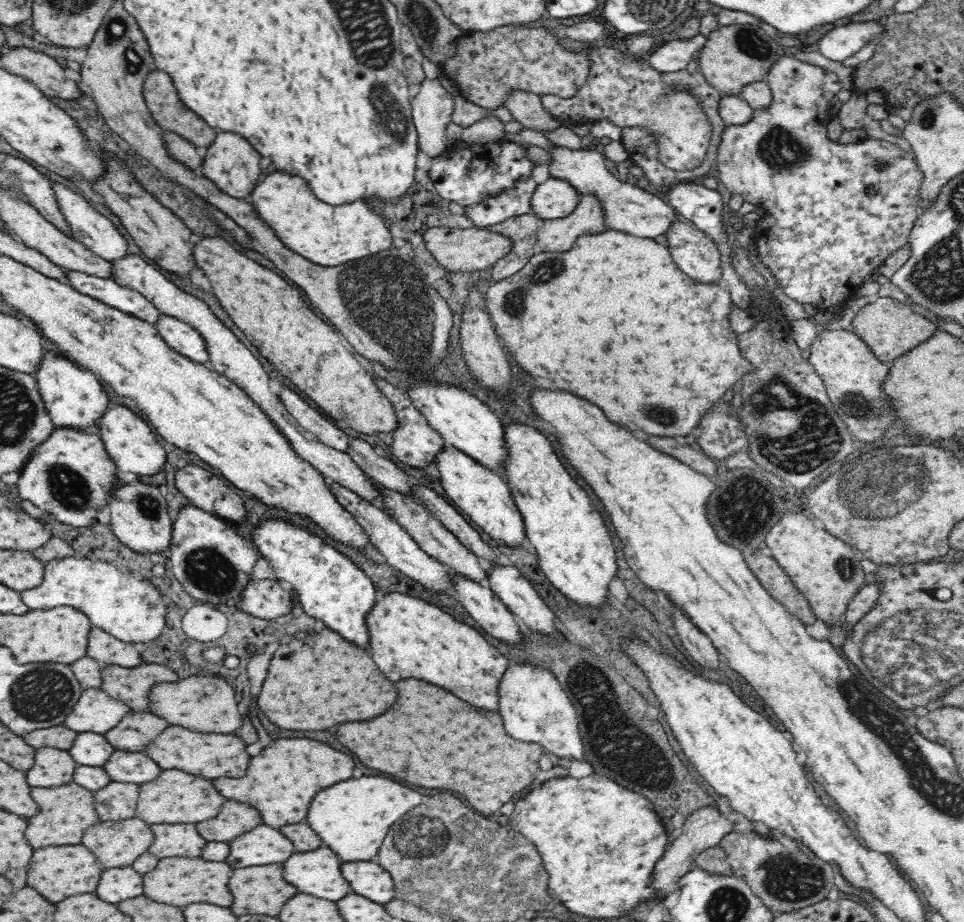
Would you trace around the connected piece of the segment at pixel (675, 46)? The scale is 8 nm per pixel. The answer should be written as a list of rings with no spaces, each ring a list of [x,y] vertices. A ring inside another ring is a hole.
[[[698,34],[694,38],[672,40],[648,55],[648,63],[662,72],[676,72],[686,69],[694,54],[704,47],[708,38]]]

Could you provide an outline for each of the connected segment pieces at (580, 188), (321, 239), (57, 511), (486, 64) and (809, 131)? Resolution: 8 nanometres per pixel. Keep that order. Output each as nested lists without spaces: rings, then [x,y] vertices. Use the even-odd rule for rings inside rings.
[[[554,145],[549,148],[551,162],[548,163],[550,177],[570,183],[580,195],[593,194],[601,202],[605,226],[640,238],[655,238],[669,229],[676,218],[676,210],[659,197],[656,190],[644,190],[626,180],[616,178],[606,168],[605,157],[596,150],[571,150]]]
[[[276,170],[256,185],[249,200],[287,248],[322,266],[355,261],[392,246],[393,238],[385,217],[372,209],[370,201],[356,199],[332,206],[312,194],[300,176],[290,178],[290,174]]]
[[[56,427],[28,457],[21,468],[17,488],[24,500],[56,516],[64,524],[87,527],[96,519],[97,512],[107,505],[108,493],[119,481],[117,466],[104,448],[102,439],[82,429]]]
[[[518,24],[493,28],[490,32],[470,31],[460,38],[456,56],[451,57],[440,67],[440,72],[455,83],[459,94],[474,105],[487,110],[504,107],[507,95],[514,90],[532,92],[536,95],[556,95],[564,99],[575,96],[585,85],[589,75],[591,48],[579,52],[566,51],[557,42],[556,35],[550,34],[544,27],[528,28]]]
[[[779,58],[768,69],[765,80],[771,88],[772,102],[766,110],[754,110],[752,118],[741,125],[728,125],[721,132],[720,146],[718,146],[717,168],[719,170],[719,179],[724,184],[728,194],[736,193],[742,196],[744,202],[750,202],[755,206],[762,206],[766,213],[760,217],[757,222],[760,228],[759,242],[757,244],[757,254],[761,262],[770,268],[772,275],[782,287],[786,296],[793,298],[800,304],[814,305],[818,310],[830,310],[833,314],[841,314],[844,307],[842,303],[856,296],[858,289],[868,282],[869,278],[890,255],[896,253],[899,248],[902,248],[908,242],[910,230],[918,220],[920,211],[917,206],[917,196],[920,185],[924,180],[921,170],[917,167],[915,155],[907,154],[902,148],[896,144],[892,144],[888,140],[879,140],[865,138],[855,143],[841,144],[838,141],[828,139],[826,125],[832,117],[830,114],[833,106],[830,104],[830,99],[842,90],[842,83],[836,76],[836,73],[828,72],[828,69],[808,64],[801,58]],[[877,186],[875,195],[868,195],[866,190],[870,187]]]

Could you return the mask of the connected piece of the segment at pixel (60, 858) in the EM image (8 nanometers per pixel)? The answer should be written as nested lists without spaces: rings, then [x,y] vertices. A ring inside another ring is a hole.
[[[82,844],[64,846],[64,848],[40,848],[40,850],[34,850],[34,856],[30,862],[28,886],[36,888],[50,902],[62,902],[68,896],[86,894],[86,892],[96,890],[100,874],[102,874],[102,868],[98,860]]]

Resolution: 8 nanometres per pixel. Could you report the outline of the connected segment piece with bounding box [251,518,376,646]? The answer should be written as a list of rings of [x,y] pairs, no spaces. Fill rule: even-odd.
[[[262,520],[251,531],[254,548],[268,560],[276,579],[293,584],[306,614],[323,620],[326,627],[344,639],[366,646],[369,642],[366,617],[376,602],[370,578],[348,558],[304,526],[282,520]]]

